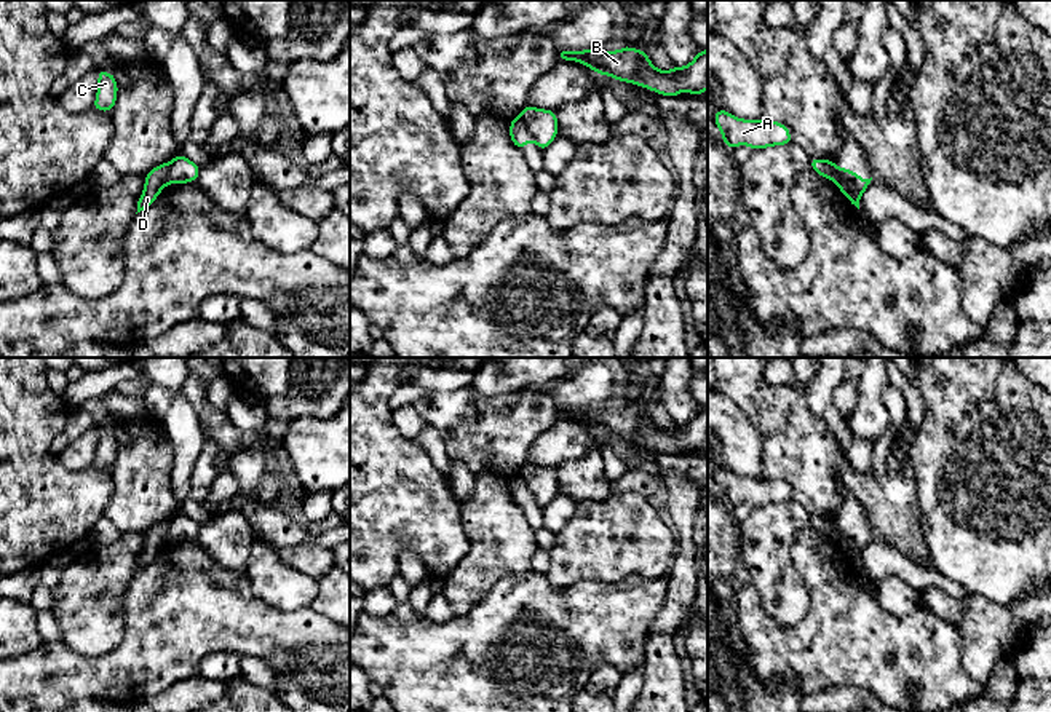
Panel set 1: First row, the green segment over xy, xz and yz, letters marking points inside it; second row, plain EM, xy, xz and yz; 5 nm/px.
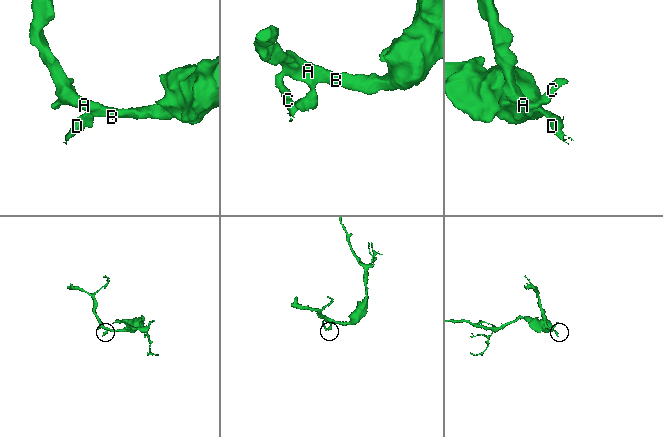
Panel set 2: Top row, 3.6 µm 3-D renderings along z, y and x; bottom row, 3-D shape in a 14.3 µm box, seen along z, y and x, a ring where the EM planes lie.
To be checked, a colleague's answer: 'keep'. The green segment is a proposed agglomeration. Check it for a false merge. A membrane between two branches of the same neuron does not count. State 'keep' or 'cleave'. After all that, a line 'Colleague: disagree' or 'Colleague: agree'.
cleave
Colleague: disagree

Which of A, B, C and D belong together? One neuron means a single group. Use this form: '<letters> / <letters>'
A B C / D

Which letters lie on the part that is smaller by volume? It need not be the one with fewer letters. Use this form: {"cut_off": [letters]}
{"cut_off": ["D"]}

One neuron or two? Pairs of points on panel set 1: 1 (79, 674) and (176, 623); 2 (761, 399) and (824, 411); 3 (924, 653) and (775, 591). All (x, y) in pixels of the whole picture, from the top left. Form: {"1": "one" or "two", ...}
{"1": "one", "2": "two", "3": "two"}

